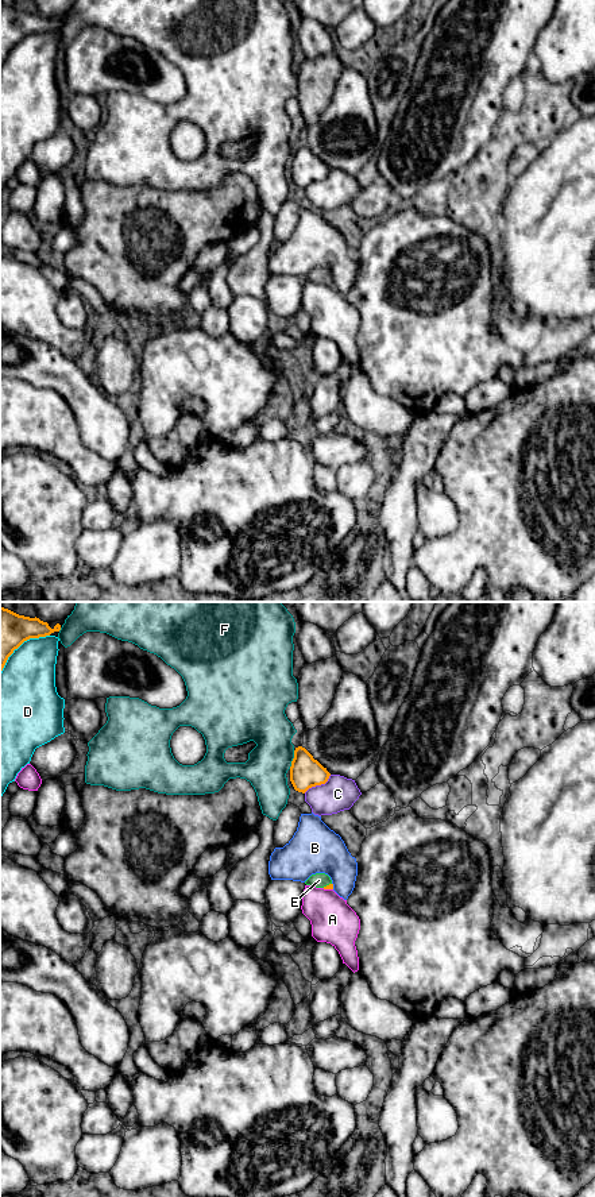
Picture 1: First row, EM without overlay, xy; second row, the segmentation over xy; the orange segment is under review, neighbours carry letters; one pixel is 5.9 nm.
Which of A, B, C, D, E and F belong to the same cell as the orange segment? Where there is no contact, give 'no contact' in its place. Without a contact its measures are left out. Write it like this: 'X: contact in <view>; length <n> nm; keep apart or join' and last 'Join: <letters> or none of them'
A: contact in xy; length 60 nm; keep apart
B: contact in xy; length 40 nm; keep apart
C: contact in xy; length 200 nm; keep apart
D: contact in xy; length 380 nm; keep apart
E: contact in xy; length 60 nm; join
F: contact in xy; length 120 nm; keep apart
Join: E

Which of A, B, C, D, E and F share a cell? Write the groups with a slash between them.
A / B / C / D / E / F

